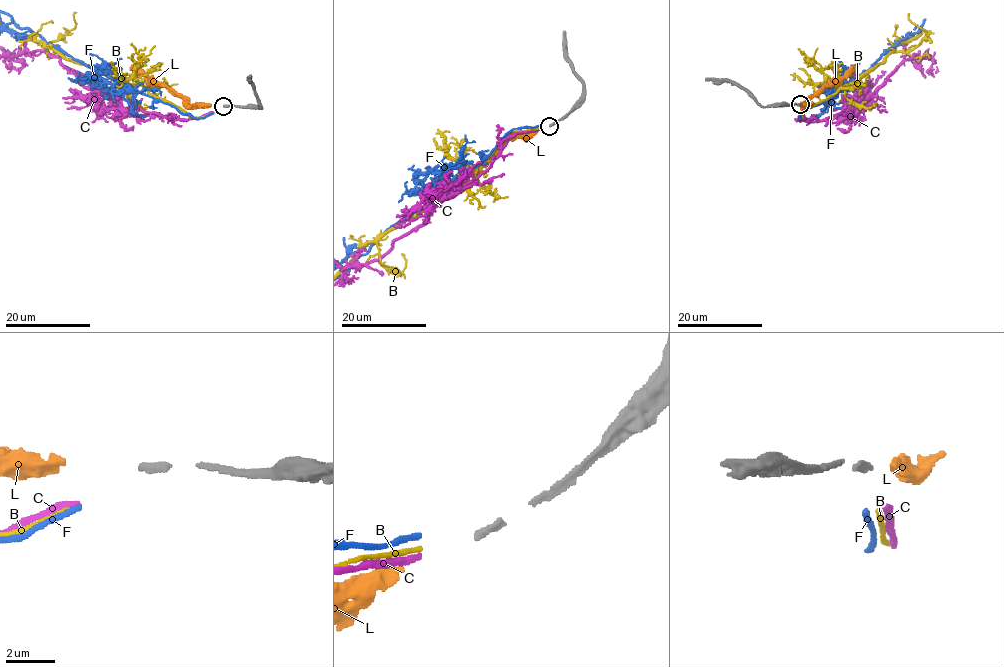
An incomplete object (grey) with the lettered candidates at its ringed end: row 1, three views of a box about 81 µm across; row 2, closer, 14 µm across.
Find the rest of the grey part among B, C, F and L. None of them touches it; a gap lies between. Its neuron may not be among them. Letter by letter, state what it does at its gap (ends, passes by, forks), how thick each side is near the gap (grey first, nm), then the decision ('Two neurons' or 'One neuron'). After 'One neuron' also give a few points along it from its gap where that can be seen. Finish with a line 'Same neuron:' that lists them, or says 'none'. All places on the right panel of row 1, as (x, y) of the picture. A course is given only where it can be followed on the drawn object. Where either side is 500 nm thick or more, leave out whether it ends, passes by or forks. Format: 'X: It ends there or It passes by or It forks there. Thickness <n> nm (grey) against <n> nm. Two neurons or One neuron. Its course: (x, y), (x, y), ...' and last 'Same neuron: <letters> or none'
B: It ends there. Thickness 320 nm (grey) against 200 nm. Two neurons
C: It ends there. Thickness 320 nm (grey) against 280 nm. Two neurons
F: It ends there. Thickness 320 nm (grey) against 200 nm. Two neurons
L: It ends there. Thickness 320 nm (grey) against 360 nm. One neuron. Its course: (804, 104), (823, 87), (856, 70)
Same neuron: L

